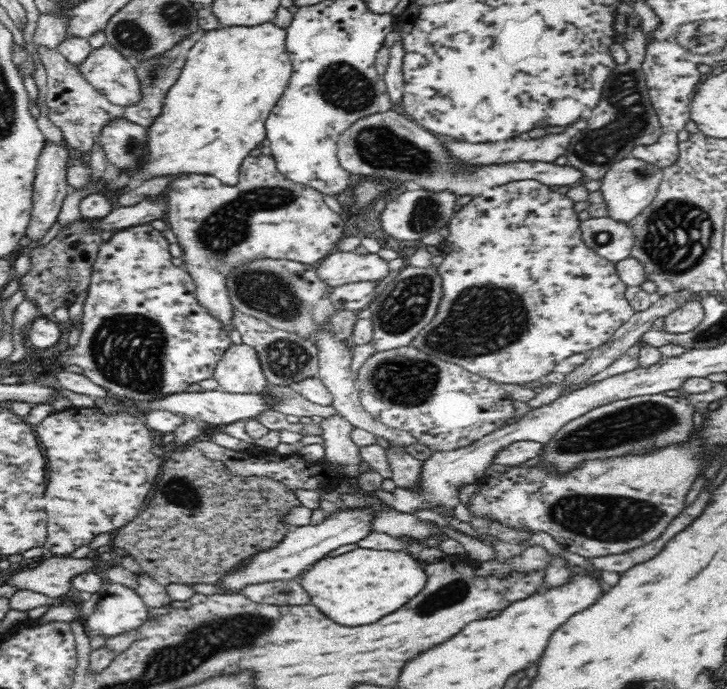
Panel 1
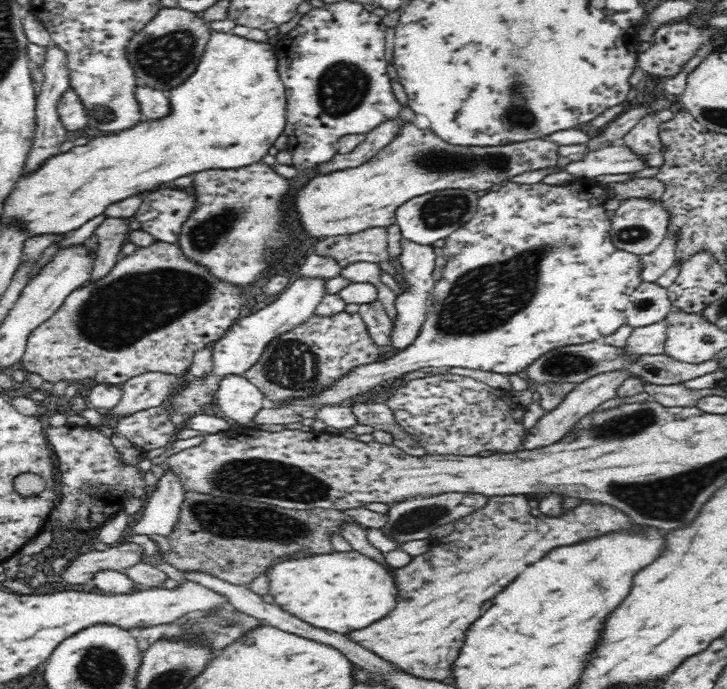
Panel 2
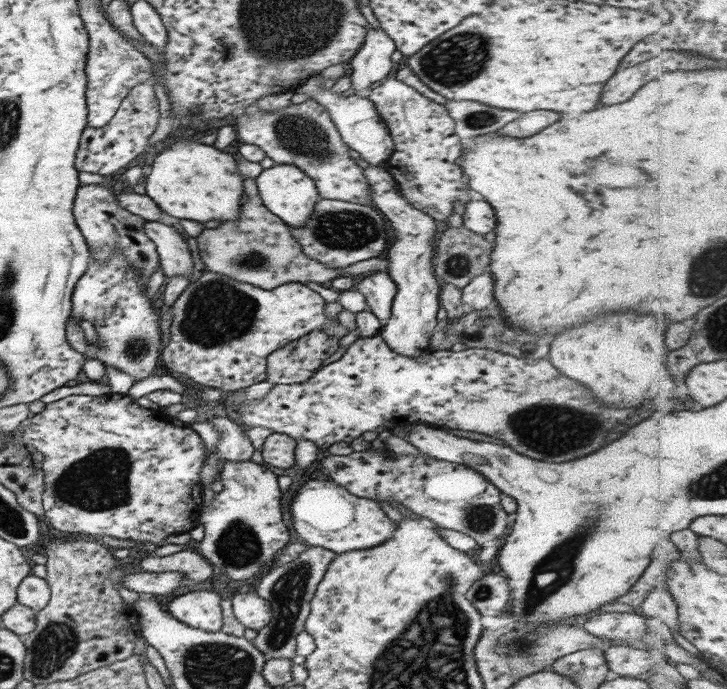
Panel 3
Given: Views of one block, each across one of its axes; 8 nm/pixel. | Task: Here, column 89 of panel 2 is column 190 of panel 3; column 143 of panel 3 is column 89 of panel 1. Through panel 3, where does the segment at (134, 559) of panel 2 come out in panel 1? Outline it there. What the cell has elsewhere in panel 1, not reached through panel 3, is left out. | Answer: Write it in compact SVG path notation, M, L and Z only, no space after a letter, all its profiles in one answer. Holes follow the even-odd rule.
M44 558L39 566L12 575L7 583L17 590L31 590L49 597L58 597L70 590L72 579L80 573L95 571L96 564L88 558Z

